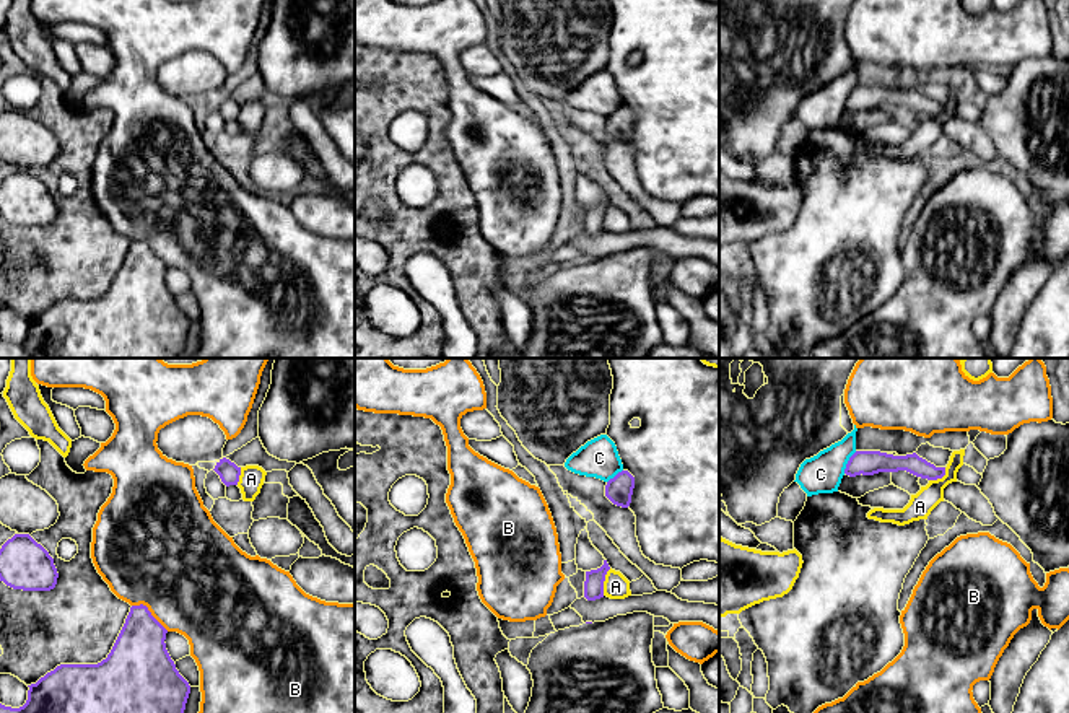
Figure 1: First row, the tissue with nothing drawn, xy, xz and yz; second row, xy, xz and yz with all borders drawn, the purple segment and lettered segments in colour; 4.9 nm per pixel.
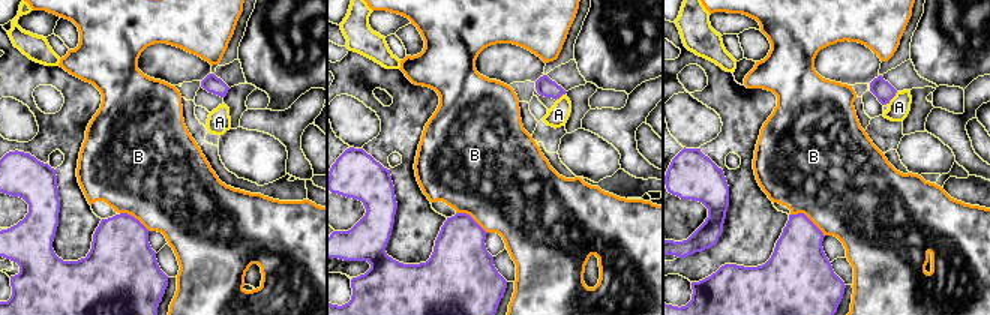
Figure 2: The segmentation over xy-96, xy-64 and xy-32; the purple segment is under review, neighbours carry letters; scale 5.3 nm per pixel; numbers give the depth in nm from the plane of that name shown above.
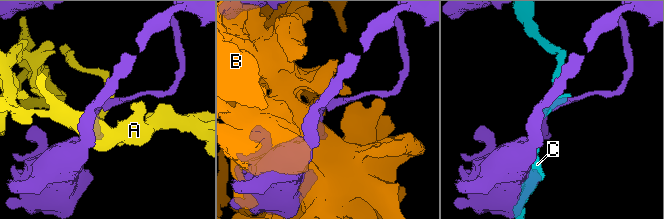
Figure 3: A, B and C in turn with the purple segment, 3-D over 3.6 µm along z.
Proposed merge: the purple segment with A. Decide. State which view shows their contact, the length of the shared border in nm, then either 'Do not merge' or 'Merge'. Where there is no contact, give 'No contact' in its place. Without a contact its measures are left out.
Touches purple in xz. Shared border 140 nm. Merge

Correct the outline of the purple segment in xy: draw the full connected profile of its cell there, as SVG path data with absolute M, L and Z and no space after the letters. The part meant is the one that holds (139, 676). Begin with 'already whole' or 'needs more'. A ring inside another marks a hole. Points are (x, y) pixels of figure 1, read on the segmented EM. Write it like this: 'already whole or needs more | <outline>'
already whole | M132 606L125 623L106 659L98 664L60 664L36 684L28 685L28 700L20 708L0 703L0 713L184 713L190 693L189 682L179 674L166 650L168 630L146 606Z

